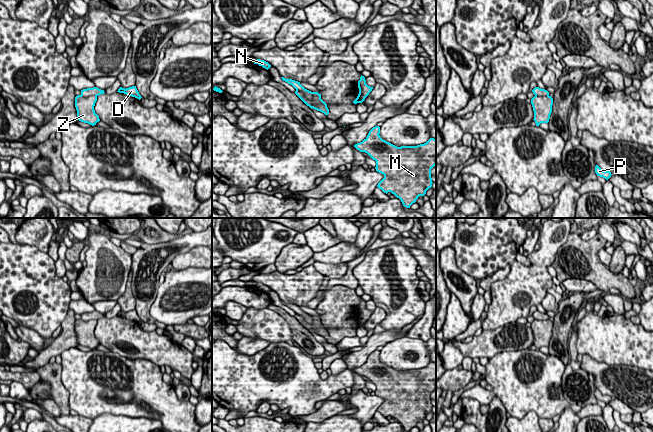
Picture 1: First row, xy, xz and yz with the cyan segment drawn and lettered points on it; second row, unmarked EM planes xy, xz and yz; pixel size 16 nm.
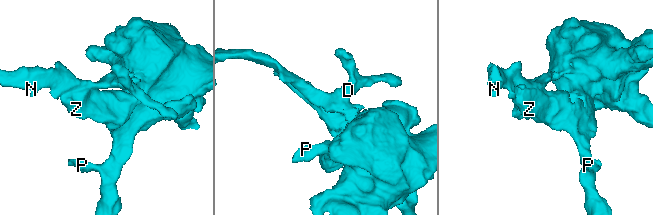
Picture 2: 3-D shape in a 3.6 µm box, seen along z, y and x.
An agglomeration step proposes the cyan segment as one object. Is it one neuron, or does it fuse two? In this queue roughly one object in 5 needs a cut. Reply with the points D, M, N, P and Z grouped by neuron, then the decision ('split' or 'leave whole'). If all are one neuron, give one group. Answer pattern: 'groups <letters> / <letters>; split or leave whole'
groups D M N P Z; leave whole

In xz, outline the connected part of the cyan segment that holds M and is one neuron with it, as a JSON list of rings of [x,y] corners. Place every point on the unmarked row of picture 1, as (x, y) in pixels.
[[[373,351],[367,361],[354,371],[376,385],[376,395],[384,399],[377,411],[386,418],[391,416],[401,424],[404,431],[410,432],[419,420],[424,420],[432,411],[431,393],[436,389],[436,363],[430,362],[417,370],[397,371],[383,364],[379,358],[380,351]]]

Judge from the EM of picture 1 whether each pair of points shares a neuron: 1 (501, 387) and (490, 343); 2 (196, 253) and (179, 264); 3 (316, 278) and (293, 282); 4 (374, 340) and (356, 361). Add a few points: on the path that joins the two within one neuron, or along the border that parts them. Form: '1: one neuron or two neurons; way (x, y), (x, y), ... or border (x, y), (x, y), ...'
1: two neurons; border (516, 350), (503, 350), (497, 352), (489, 359)
2: one neuron; way (192, 257), (183, 260)
3: one neuron; way (310, 280), (299, 282)
4: one neuron; way (371, 345), (361, 356)

